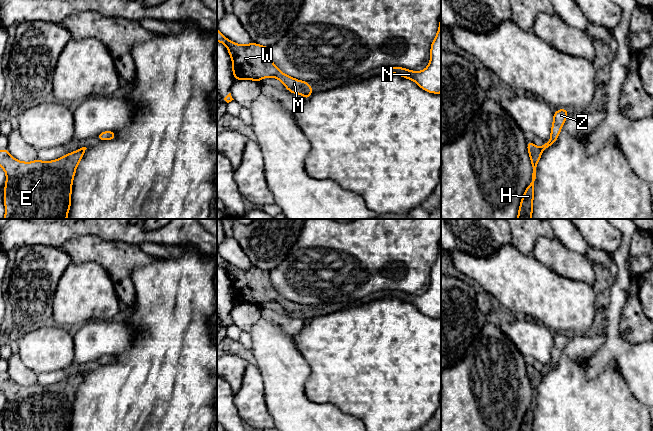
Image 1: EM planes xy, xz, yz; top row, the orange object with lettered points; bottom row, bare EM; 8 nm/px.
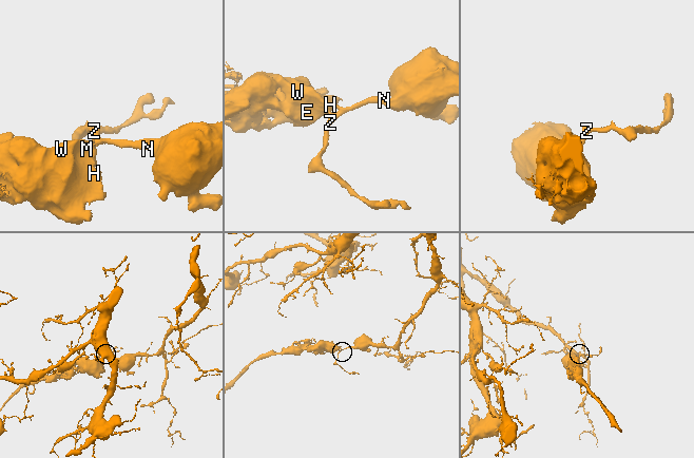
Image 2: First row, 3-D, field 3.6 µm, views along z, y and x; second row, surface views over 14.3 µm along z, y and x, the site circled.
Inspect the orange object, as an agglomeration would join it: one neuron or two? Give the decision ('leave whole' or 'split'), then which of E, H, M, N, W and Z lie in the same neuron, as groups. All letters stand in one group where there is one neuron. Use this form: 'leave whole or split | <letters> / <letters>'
split | E H M W / N Z

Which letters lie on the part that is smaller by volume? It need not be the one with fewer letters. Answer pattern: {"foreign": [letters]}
{"foreign": ["E", "H", "M", "W"]}

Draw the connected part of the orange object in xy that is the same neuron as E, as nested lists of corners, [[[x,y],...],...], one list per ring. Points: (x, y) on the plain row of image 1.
[[[82,372],[52,385],[36,383],[24,386],[15,383],[7,373],[0,374],[0,391],[5,395],[5,431],[71,431],[72,408],[78,388],[83,382]]]

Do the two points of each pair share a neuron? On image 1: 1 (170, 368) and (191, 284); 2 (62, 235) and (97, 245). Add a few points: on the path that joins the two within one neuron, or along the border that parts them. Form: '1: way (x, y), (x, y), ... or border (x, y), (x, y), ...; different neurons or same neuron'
1: way (173, 347), (173, 315), (178, 305); same neuron
2: border (99, 238), (81, 235), (70, 238), (59, 246); different neurons

